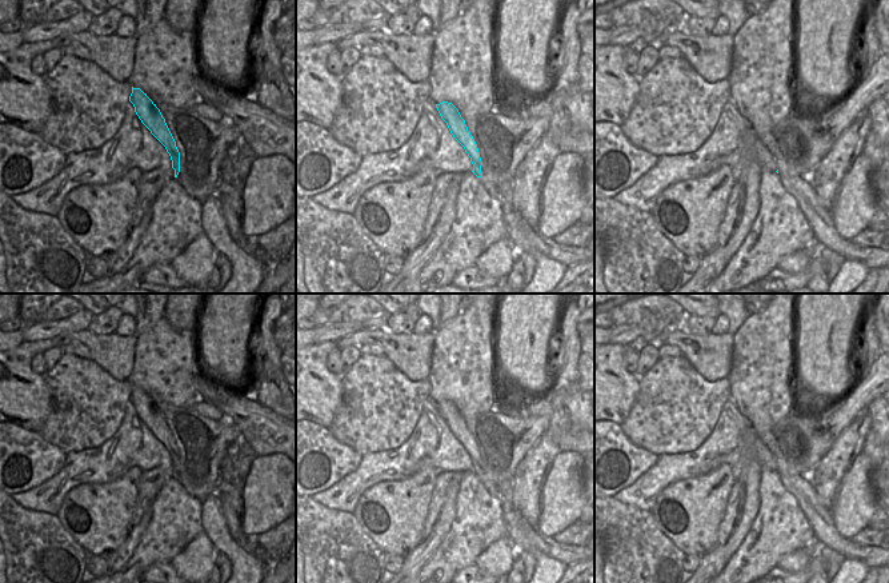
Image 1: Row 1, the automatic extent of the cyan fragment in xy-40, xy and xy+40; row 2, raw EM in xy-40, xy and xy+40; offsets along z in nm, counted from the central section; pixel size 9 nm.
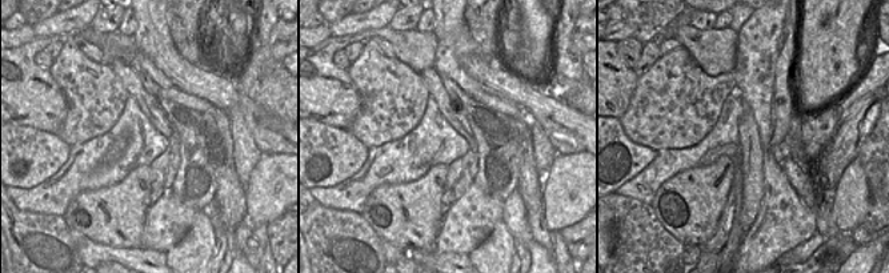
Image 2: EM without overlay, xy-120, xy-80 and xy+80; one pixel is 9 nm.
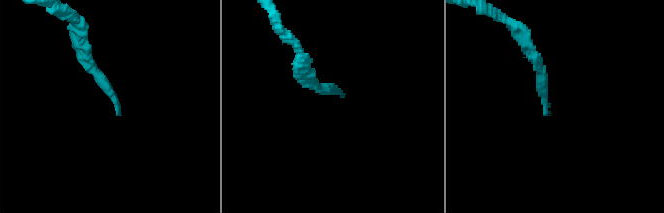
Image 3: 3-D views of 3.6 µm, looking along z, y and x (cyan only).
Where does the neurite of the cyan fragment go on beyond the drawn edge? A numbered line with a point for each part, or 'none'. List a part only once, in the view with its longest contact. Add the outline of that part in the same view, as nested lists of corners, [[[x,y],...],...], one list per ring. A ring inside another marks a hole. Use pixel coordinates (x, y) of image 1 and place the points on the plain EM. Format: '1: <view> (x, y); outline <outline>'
1: xy (501, 488); outline [[[484,463],[481,464],[481,472],[482,475],[478,476],[481,483],[484,484],[484,487],[486,488],[486,491],[493,495],[496,499],[500,500],[501,507],[502,507],[502,518],[506,523],[506,531],[509,526],[518,526],[522,532],[525,534],[525,536],[528,538],[529,542],[533,543],[534,547],[537,547],[540,551],[542,551],[544,554],[568,564],[574,564],[577,562],[584,562],[589,558],[592,558],[590,555],[590,550],[588,547],[578,547],[578,546],[566,546],[564,543],[557,543],[553,538],[549,538],[546,535],[544,535],[538,526],[532,526],[516,508],[514,503],[513,503],[513,483],[512,479],[497,479],[496,476],[493,476],[484,466]]]

